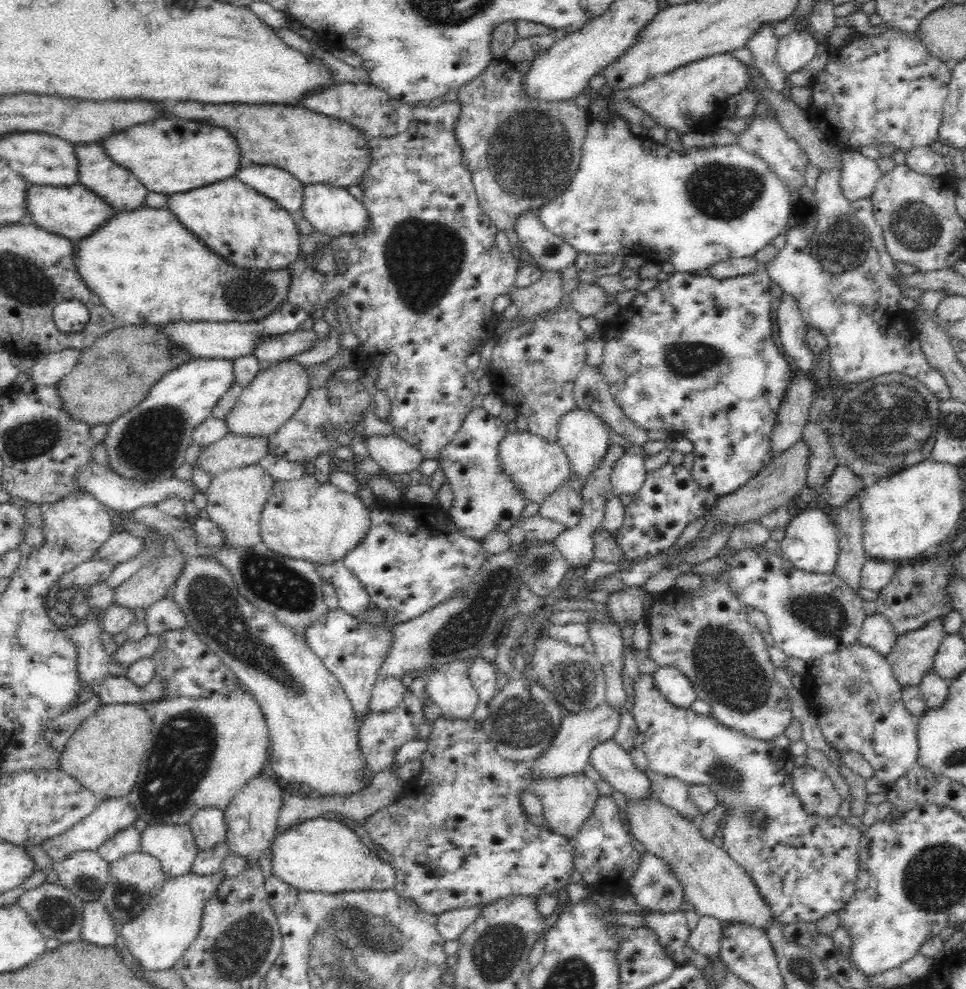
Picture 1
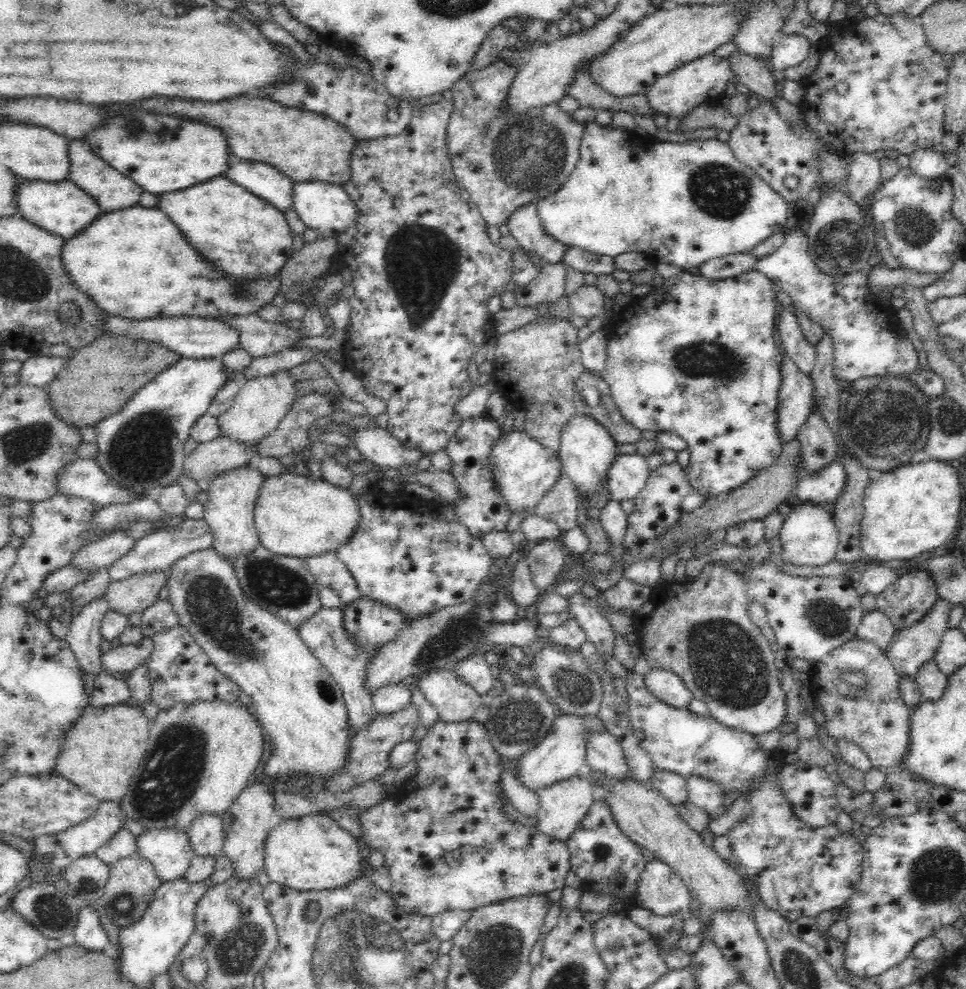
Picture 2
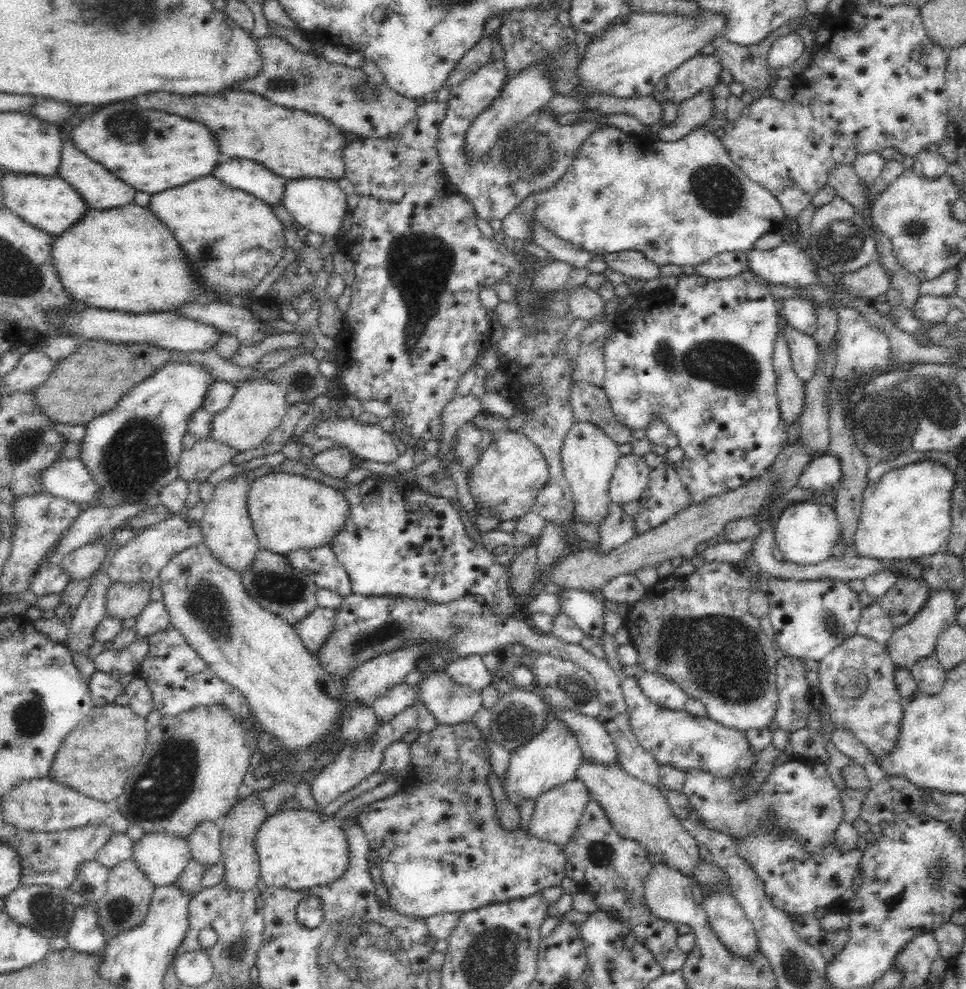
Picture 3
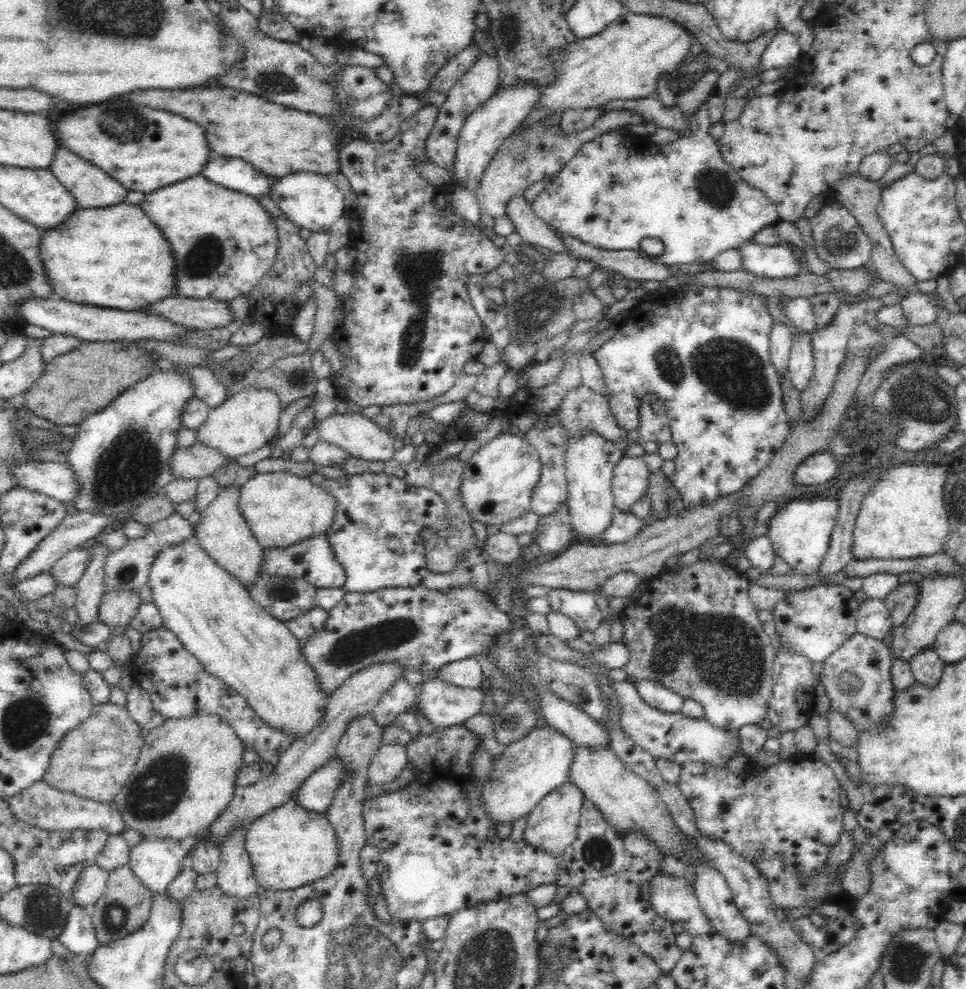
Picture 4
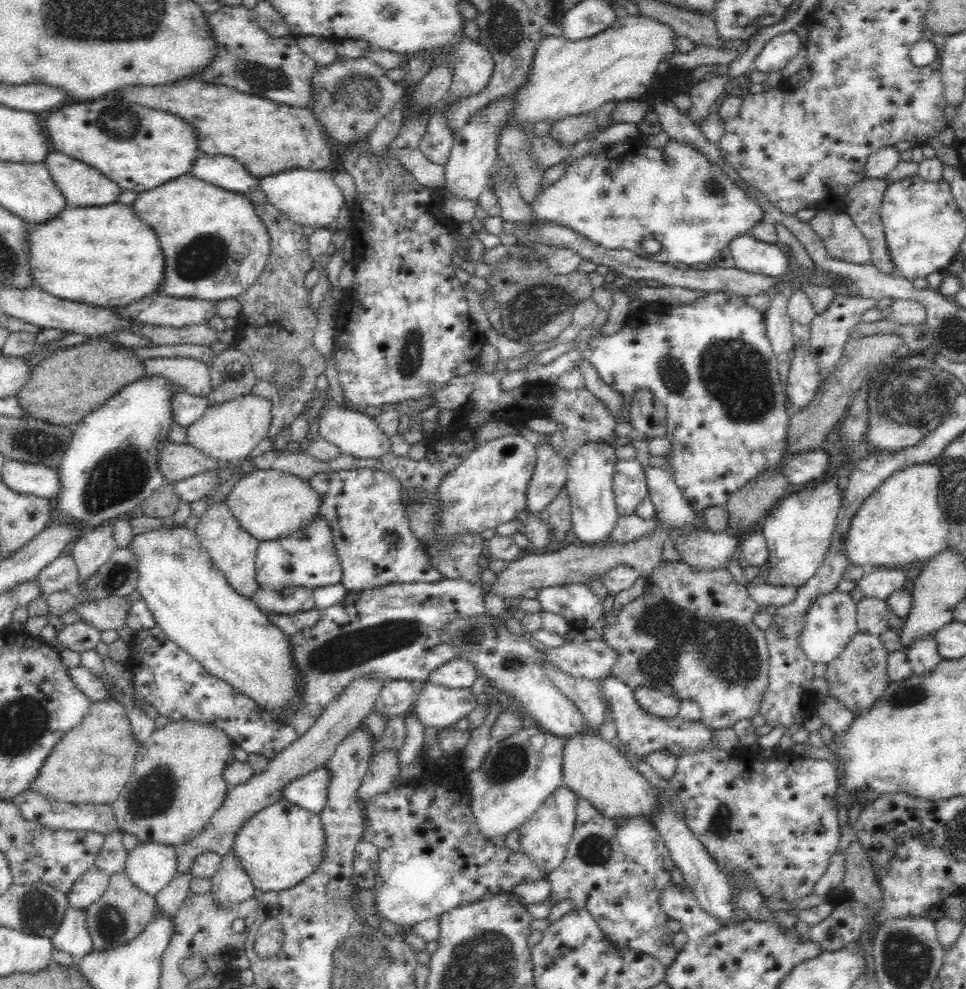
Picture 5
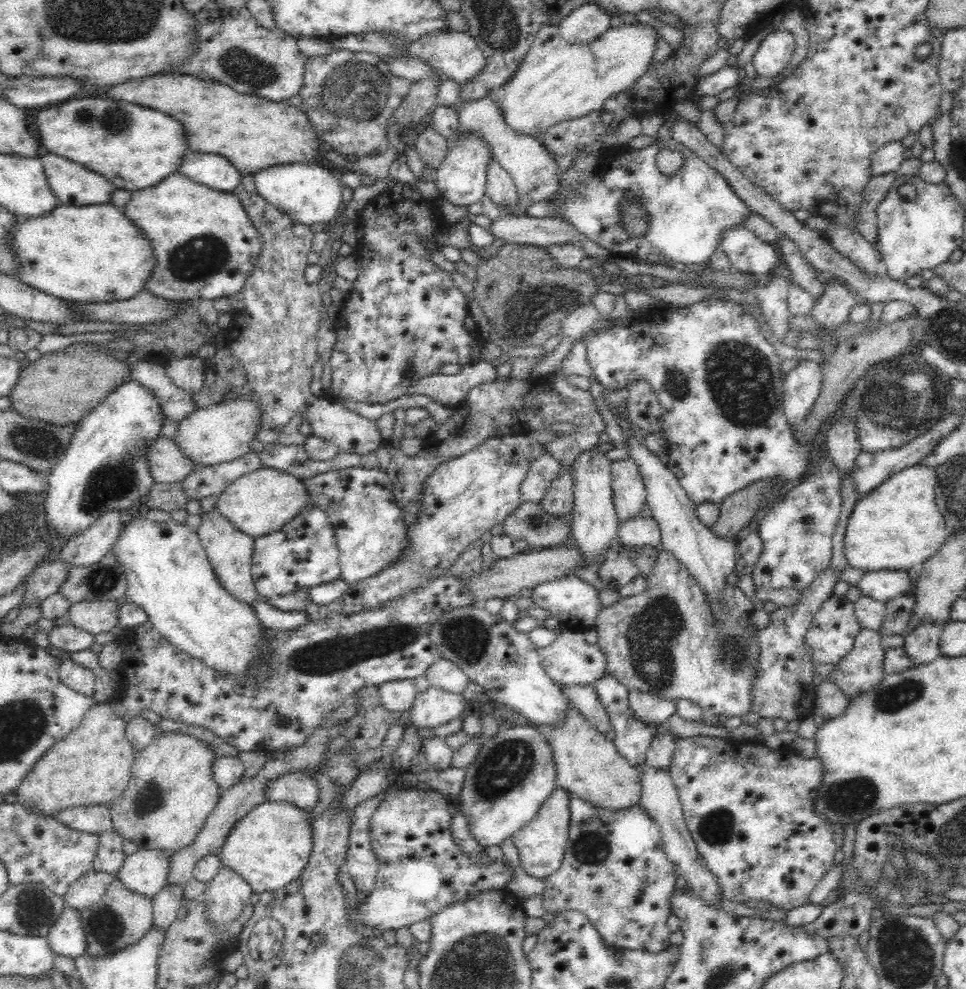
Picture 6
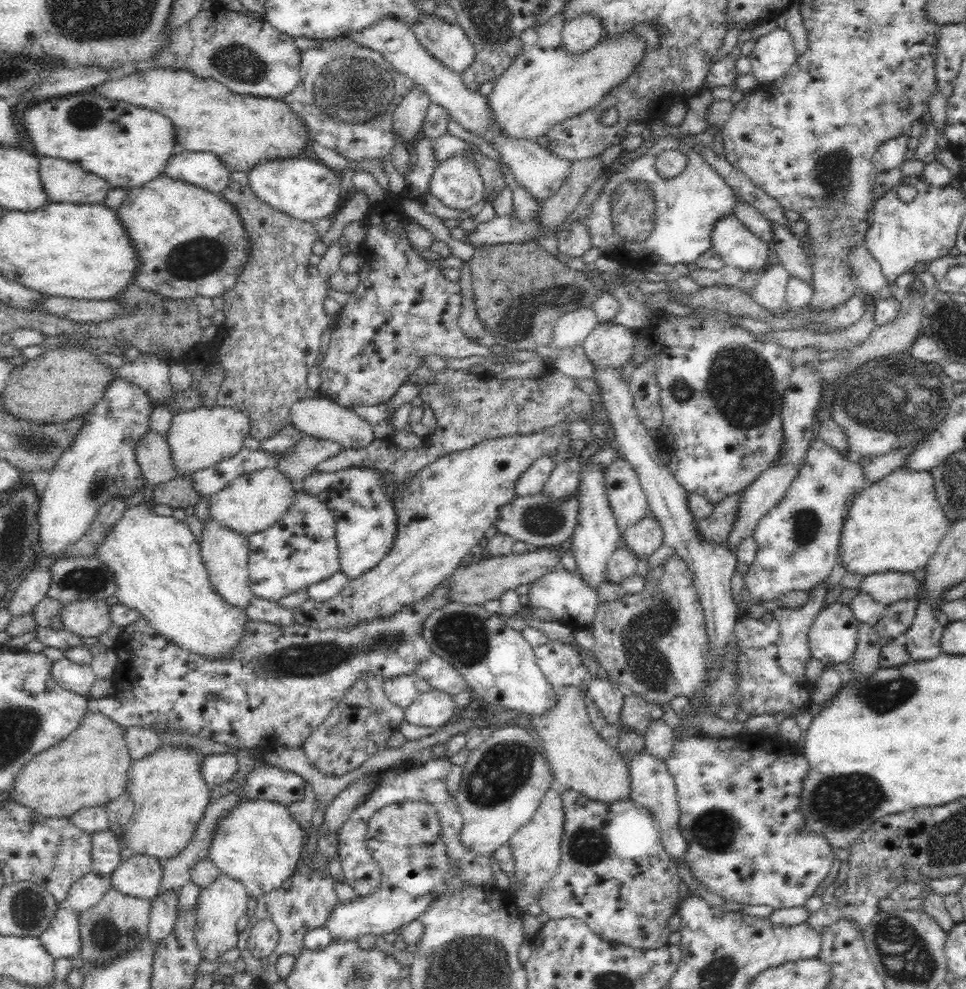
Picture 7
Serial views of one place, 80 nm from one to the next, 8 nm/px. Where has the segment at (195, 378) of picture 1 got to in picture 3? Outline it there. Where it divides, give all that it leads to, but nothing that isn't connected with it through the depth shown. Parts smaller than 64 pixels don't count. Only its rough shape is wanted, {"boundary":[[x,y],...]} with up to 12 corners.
{"boundary":[[169,362],[84,424],[85,506],[154,502],[179,478],[215,379]]}

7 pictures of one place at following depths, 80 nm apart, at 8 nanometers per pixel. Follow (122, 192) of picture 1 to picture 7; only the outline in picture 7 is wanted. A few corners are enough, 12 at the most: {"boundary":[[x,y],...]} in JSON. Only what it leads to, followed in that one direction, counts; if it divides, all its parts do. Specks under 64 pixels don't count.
{"boundary":[[38,156],[52,201],[103,203],[111,186],[67,160]]}

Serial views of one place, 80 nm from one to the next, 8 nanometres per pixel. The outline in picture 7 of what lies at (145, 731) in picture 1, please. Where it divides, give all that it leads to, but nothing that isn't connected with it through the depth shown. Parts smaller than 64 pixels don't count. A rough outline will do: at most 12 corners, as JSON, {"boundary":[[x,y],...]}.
{"boundary":[[86,711],[20,770],[10,800],[48,818],[126,789],[125,729]]}

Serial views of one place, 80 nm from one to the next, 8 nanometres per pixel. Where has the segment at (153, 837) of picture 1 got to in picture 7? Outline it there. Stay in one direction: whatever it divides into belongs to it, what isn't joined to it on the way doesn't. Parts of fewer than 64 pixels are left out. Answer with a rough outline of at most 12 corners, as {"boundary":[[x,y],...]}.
{"boundary":[[132,856],[110,874],[110,888],[152,900],[163,862]]}

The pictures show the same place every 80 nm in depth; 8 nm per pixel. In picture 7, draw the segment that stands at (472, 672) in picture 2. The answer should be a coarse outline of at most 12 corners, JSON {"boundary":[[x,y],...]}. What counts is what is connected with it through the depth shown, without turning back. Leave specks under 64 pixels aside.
{"boundary":[[432,654],[413,674],[451,695],[469,690],[447,660]]}

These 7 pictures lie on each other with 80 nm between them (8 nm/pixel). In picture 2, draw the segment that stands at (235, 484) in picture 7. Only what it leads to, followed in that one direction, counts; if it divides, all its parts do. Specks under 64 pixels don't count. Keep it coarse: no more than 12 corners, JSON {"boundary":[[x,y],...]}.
{"boundary":[[264,478],[259,544],[304,558],[336,551],[360,520],[320,478]]}

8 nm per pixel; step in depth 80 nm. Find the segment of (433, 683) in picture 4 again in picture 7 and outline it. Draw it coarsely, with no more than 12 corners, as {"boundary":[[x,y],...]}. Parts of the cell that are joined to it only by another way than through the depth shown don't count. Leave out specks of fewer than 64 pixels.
{"boundary":[[419,693],[403,719],[442,727],[457,716],[452,695]]}

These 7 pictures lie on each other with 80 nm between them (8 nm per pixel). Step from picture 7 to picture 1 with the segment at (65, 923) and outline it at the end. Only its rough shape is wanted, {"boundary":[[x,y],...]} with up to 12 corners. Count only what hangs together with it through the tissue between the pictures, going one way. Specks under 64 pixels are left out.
{"boundary":[[101,900],[85,901],[80,941],[109,947],[119,925]]}

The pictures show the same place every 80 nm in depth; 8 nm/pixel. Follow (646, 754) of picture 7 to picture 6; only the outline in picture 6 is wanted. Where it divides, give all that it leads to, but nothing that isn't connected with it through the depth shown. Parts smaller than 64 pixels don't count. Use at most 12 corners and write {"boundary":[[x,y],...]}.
{"boundary":[[635,766],[639,805],[660,828],[668,861],[710,906],[722,900],[686,829],[669,771]]}

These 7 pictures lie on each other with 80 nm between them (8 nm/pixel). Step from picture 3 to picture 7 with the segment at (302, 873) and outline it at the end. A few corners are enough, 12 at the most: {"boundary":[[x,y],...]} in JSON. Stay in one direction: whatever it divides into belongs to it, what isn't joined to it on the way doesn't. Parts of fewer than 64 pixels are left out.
{"boundary":[[244,800],[208,858],[257,900],[304,860],[284,805]]}

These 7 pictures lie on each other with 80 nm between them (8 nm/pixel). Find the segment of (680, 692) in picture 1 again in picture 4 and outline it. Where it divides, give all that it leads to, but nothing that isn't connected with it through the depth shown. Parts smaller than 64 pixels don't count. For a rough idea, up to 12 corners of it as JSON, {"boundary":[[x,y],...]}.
{"boundary":[[638,681],[642,701],[675,713],[685,698],[658,681]]}

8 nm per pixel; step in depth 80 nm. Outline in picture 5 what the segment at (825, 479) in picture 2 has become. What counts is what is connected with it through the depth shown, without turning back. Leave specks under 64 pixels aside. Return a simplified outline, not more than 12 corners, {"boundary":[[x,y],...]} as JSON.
{"boundary":[[734,293],[645,302],[583,358],[664,403],[667,468],[697,512],[788,455],[765,314]]}

